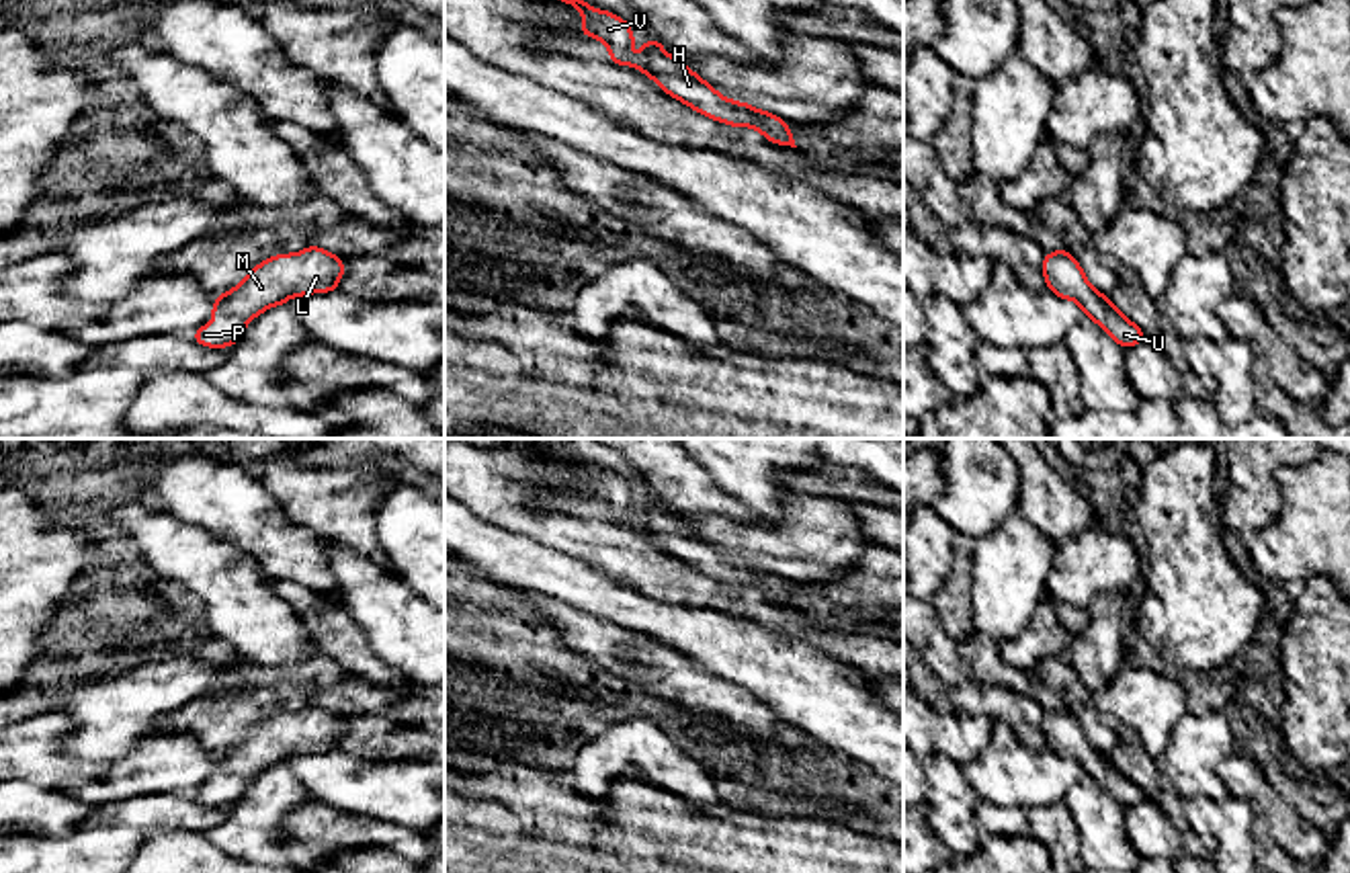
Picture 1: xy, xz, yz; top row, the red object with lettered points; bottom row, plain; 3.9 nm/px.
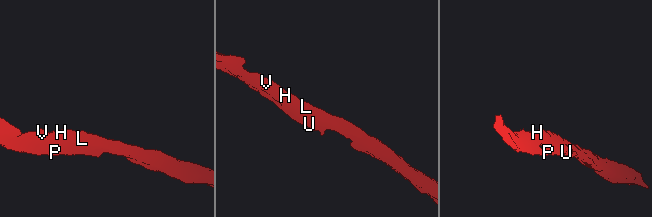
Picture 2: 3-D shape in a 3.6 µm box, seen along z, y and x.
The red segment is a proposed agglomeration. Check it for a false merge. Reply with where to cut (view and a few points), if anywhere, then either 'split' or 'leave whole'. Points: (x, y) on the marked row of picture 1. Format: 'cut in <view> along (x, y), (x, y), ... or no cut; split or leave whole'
no cut; leave whole

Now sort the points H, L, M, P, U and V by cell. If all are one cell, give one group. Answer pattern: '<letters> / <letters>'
H L M P U V

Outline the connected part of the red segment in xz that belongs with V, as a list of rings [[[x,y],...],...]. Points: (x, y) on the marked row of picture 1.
[[[586,0],[561,2],[572,4],[582,12],[582,35],[600,39],[610,51],[608,61],[641,70],[672,98],[682,100],[705,117],[733,127],[754,127],[772,143],[797,148],[785,119],[754,109],[748,102],[735,102],[721,96],[684,61],[676,55],[668,55],[660,41],[645,41],[641,55],[633,59],[629,51],[637,41],[633,39],[629,23],[621,16],[608,10],[594,10]]]

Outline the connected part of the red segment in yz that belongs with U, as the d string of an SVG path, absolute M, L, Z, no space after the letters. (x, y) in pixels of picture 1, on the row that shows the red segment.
M1065 248L1045 254L1043 275L1049 291L1061 299L1073 299L1123 348L1145 340L1143 330L1125 318L1108 295L1090 285L1080 262Z

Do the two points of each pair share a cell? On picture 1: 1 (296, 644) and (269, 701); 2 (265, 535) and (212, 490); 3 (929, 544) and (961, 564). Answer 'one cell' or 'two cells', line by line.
1: two cells
2: one cell
3: two cells

